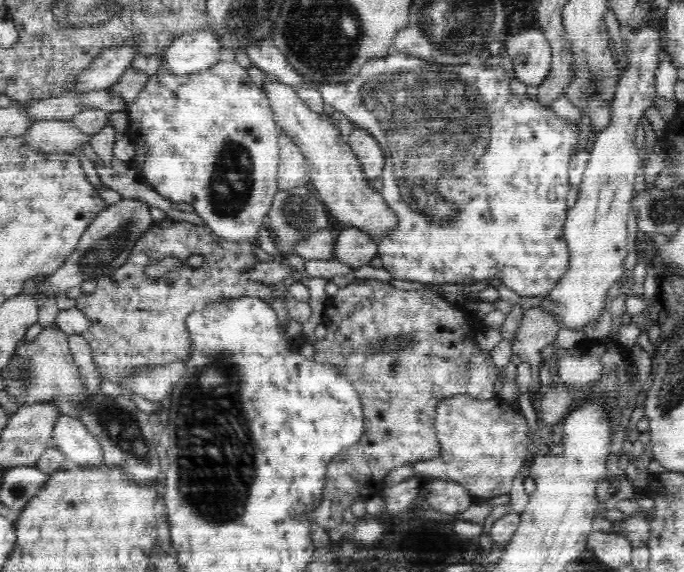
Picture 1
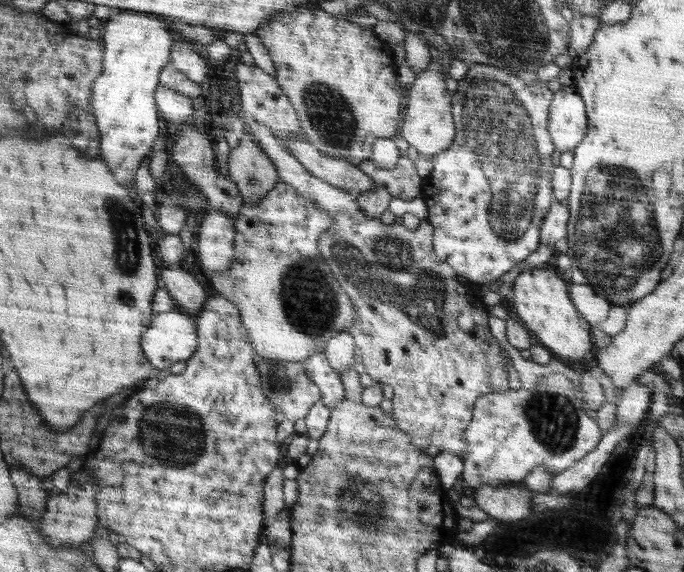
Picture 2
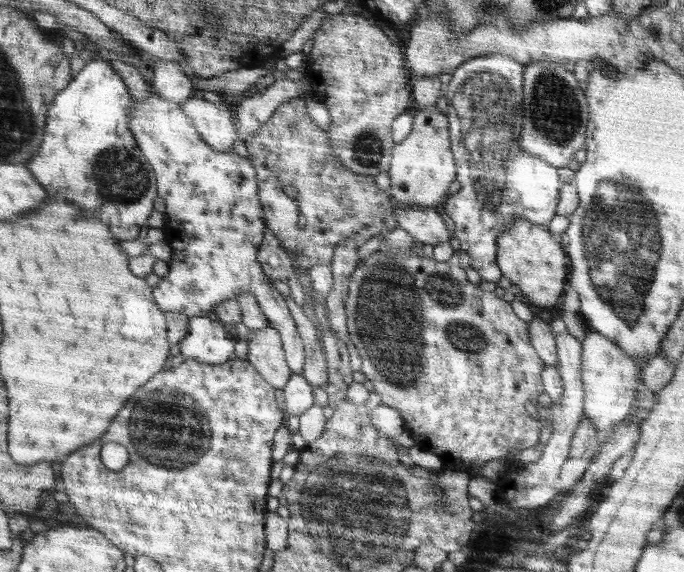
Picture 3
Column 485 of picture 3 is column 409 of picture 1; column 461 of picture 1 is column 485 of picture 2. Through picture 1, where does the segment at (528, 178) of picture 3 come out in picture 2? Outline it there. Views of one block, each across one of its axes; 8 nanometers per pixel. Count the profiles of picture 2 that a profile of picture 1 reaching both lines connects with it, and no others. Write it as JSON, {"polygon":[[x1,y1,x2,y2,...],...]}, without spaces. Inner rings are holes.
{"polygon":[[476,64,476,65,470,65,468,72,466,72,466,76,462,78,462,80,458,80,458,89,455,91,455,93,452,96,452,106,454,107,454,116,455,116,455,142,454,146,450,146,447,150,444,150,444,152,440,152,439,154,436,154,436,157,433,157,432,163,433,163,433,170,429,177,424,178,424,184,421,187,421,195,420,197,426,201,427,207,428,207,428,216,426,220,432,224,432,226,435,227,434,232,434,249,435,253,438,255,440,259,443,259,444,262,447,262,450,264,450,266,455,267,457,271,459,271,460,275,464,275,464,278,470,280,470,282,475,282,480,284,480,286,484,283,491,283,496,280,496,278,500,278,502,274,510,271,514,265,518,265,519,262,522,262,525,258,528,258,538,246,540,246,540,234,542,233,542,226,543,221,546,220,546,216,548,214,548,211,550,210,552,203,555,200,555,192,554,192,554,183,552,182,552,178,554,177,554,164,552,164,552,152,554,152,554,143,552,142,551,134,548,131,548,118,550,117,550,107,551,102,554,100,554,94,547,88,547,84,545,82,537,81,534,83,528,83,524,80,520,80,520,78,517,78,512,72,509,70,504,71,503,69,499,69,498,67,492,67,486,64]]}

